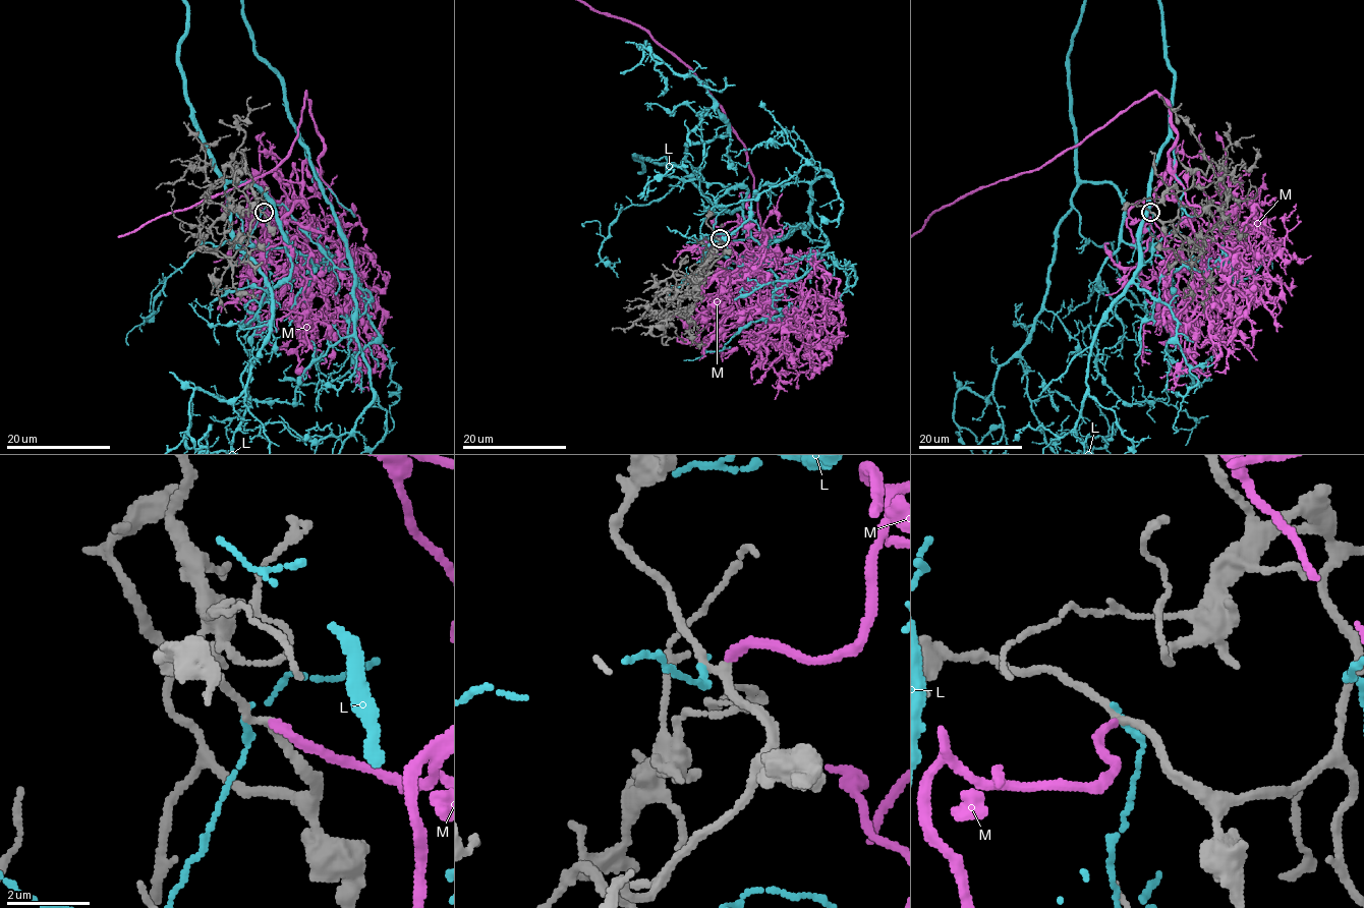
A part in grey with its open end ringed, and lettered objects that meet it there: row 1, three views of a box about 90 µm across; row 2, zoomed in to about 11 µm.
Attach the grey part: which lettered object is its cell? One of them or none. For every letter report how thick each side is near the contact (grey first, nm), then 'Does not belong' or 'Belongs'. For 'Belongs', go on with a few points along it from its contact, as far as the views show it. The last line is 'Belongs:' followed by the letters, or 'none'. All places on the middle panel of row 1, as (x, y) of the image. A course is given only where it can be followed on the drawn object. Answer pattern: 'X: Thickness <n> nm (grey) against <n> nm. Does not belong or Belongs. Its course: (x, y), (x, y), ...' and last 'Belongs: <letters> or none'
L: Thickness 180 nm (grey) against 120 nm. Does not belong
M: Thickness 190 nm (grey) against 200 nm. Belongs
Belongs: M

